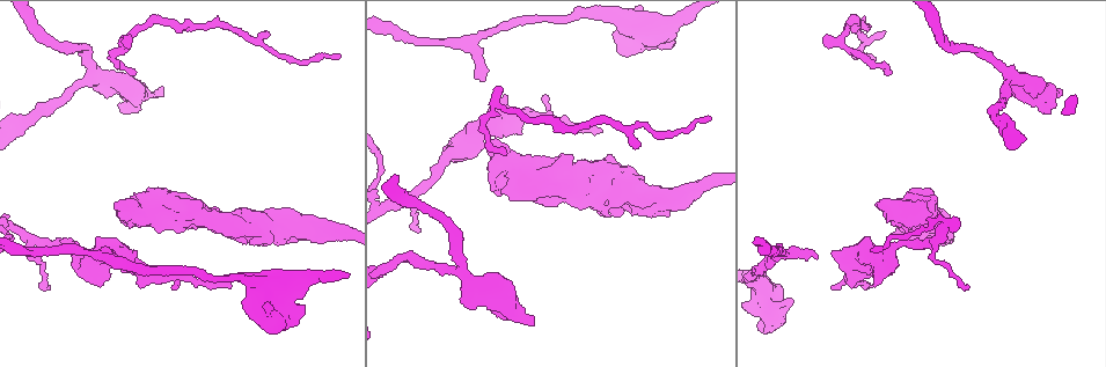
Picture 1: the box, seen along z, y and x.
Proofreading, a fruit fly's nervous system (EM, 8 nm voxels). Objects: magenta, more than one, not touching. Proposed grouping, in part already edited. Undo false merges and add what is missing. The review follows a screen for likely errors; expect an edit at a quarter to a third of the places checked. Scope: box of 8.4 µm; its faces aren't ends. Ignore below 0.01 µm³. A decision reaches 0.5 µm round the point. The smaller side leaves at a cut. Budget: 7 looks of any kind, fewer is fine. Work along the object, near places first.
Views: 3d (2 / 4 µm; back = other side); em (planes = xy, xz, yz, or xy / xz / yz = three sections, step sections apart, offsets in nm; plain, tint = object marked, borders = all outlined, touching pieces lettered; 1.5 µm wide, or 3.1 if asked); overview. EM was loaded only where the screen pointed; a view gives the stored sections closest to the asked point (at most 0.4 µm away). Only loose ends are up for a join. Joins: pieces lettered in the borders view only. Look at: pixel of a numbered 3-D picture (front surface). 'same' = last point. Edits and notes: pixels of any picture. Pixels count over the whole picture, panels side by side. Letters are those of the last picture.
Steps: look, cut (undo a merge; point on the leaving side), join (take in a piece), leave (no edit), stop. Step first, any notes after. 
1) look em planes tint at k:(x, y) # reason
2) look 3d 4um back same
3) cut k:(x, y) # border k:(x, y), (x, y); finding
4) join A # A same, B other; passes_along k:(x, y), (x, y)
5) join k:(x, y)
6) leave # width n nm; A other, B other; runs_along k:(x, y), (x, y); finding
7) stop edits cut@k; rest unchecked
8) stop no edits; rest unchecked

look em xz step 8 borders at 1:(162, 87)

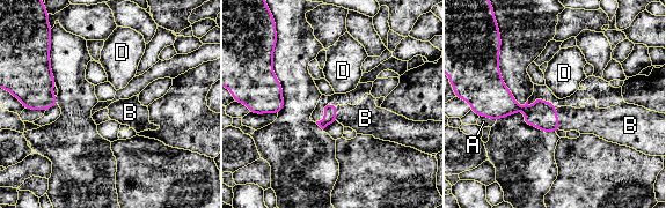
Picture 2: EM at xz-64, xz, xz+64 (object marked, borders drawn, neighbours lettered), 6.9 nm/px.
look em xy step 4 borders same # another direction

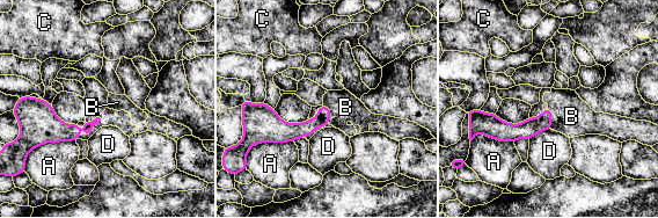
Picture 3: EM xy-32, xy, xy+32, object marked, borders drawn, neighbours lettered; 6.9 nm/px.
join 3:(571, 116) # A other, B same, C other, D other; passes_along 3:(529, 128), (552, 117), (571, 116); it goes on there

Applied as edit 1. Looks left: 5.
look overview # redraw

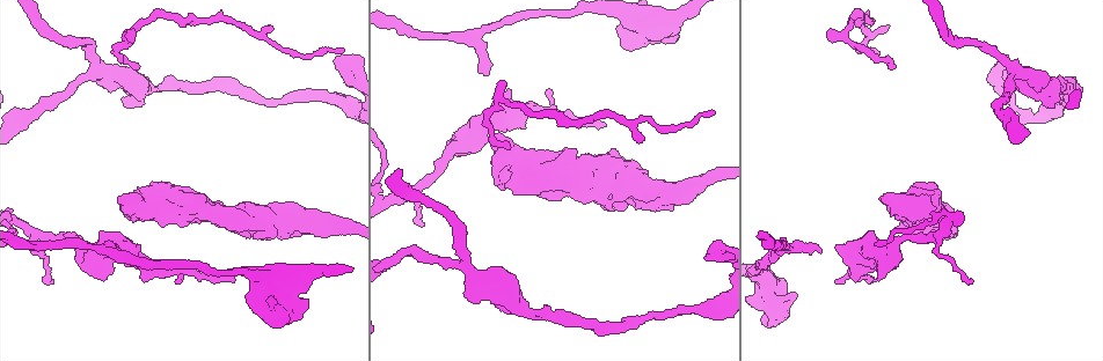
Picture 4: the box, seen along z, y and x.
look 3d 4um at 4:(36, 232) # abrupt turn

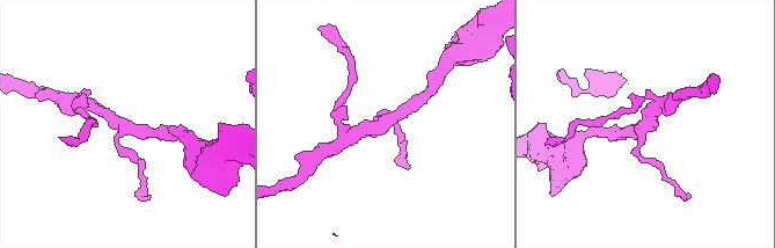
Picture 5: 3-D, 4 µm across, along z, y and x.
look em planes borders at 5:(127, 126)

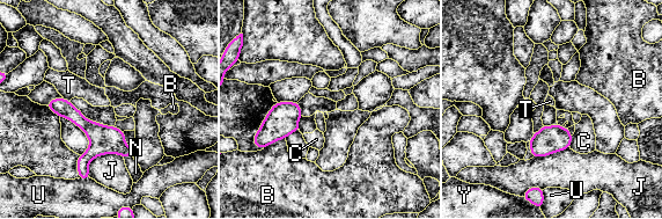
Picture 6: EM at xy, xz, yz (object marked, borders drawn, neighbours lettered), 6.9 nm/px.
leave # width 200 nm; longest_contact J 280 nm; B other, C other, J other, N other, T other, U other, Y other; all the same neuron

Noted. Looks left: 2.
look em yz step 8 borders at 4:(140, 66)

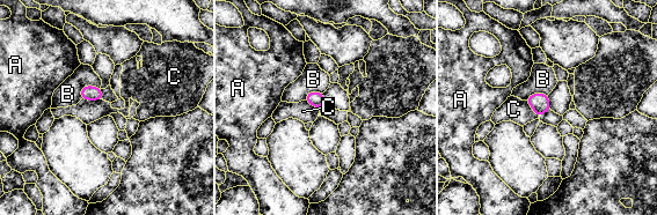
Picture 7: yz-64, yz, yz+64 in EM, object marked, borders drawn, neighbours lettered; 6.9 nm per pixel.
look em planes borders same # cut it another way

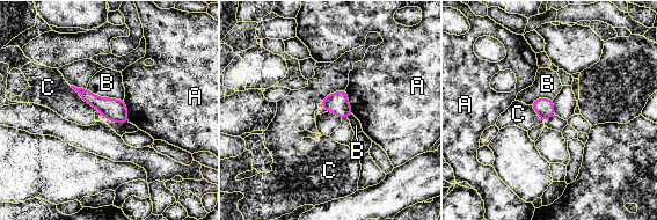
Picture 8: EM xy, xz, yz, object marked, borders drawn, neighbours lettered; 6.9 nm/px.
leave # width 160 nm; A other, B other, C other; border 8:(345, 89), (352, 114); none of them fits

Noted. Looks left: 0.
stop edits join@3; rest unchecked

